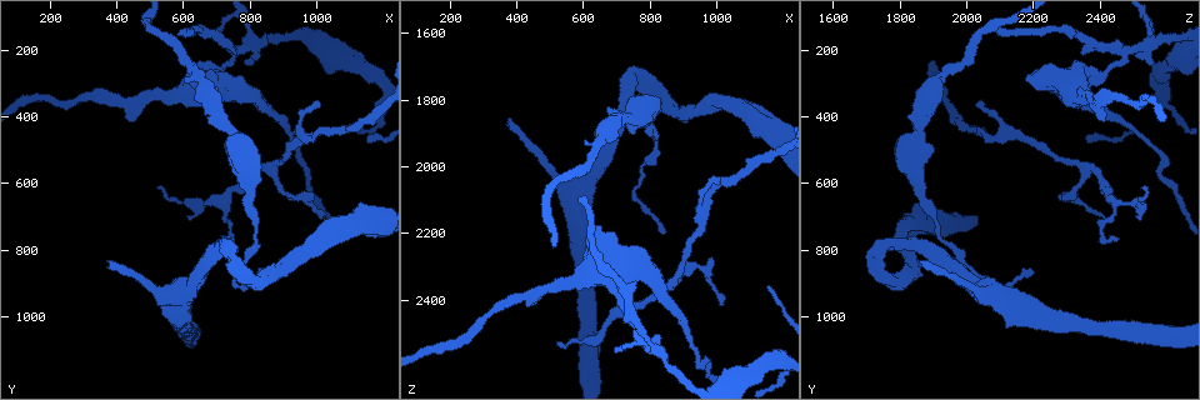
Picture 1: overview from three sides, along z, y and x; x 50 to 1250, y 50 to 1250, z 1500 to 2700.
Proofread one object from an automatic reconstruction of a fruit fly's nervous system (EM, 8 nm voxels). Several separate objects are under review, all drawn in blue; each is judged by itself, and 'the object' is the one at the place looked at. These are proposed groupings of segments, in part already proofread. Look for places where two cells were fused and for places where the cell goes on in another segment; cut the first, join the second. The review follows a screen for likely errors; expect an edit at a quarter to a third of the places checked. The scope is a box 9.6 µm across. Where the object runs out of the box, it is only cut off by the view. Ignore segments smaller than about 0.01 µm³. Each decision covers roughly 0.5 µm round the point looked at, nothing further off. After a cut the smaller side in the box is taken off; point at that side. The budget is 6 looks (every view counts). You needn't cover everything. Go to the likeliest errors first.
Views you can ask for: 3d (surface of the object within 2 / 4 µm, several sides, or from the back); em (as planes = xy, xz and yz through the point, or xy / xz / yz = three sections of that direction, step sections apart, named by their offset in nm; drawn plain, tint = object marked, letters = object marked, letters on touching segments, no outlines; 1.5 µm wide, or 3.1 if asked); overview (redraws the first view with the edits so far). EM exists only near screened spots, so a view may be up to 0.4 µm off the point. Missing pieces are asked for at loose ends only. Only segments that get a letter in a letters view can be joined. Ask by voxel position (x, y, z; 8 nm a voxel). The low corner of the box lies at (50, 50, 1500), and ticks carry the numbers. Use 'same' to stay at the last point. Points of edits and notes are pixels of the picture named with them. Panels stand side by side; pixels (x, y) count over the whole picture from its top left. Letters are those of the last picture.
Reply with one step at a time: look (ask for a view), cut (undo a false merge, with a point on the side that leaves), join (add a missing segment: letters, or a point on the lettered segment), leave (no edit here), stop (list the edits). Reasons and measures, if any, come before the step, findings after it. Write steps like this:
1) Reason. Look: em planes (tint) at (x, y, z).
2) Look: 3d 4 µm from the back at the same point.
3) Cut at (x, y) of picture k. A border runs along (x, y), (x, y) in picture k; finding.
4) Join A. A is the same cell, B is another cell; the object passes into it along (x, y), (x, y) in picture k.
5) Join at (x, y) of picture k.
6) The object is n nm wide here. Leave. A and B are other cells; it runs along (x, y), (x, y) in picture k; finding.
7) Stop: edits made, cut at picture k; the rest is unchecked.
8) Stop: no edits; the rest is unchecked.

Look: em planes (tint) at (750, 200, 2480).

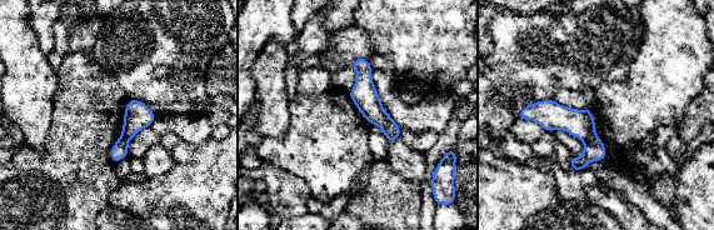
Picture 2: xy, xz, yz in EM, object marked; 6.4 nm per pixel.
Look: em planes (letters) at the same point.

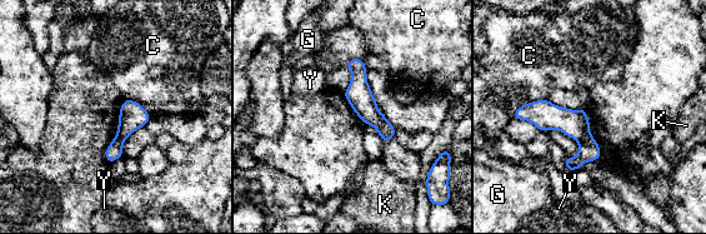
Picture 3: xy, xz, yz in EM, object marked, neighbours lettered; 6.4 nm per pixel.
The longest contact is with C, 260 nm. Cut at (575, 124) of picture 3. C, G, K and Y are other cells; two cells meet here.

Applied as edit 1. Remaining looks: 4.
See it whole again. Look: overview.

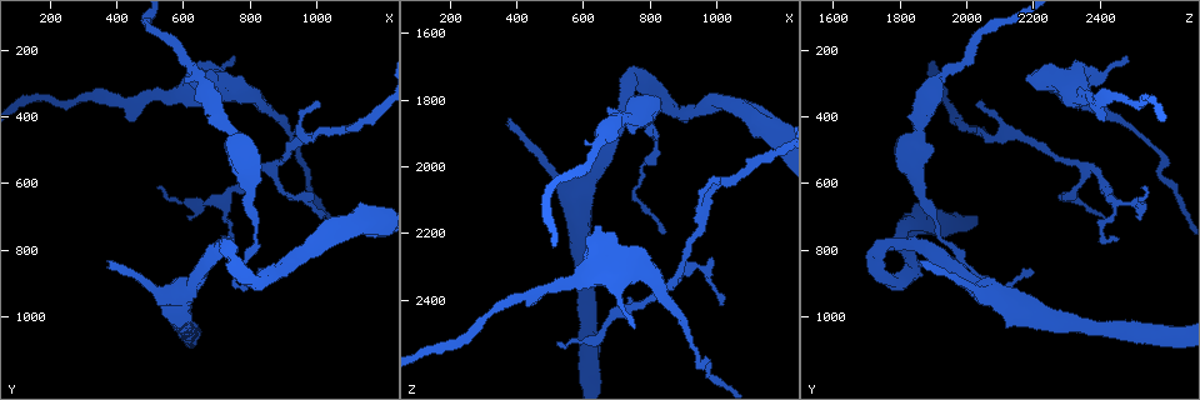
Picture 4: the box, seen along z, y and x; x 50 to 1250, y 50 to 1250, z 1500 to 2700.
Look: 3d 4 µm at (370, 850, 1850).

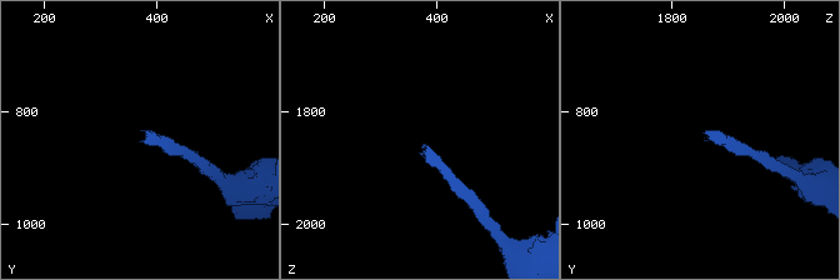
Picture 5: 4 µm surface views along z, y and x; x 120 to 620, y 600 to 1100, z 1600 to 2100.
Look: em yz step 8 (letters) at (380, 850, 1855).

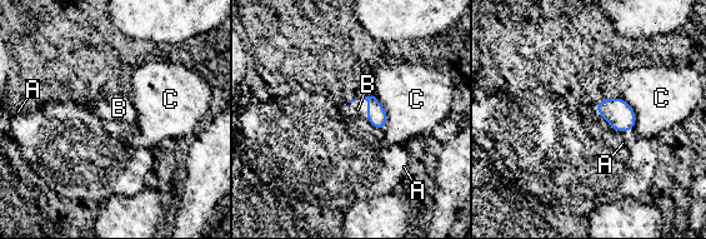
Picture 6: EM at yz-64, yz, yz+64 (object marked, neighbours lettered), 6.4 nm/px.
Look: em planes (letters) at the same point.

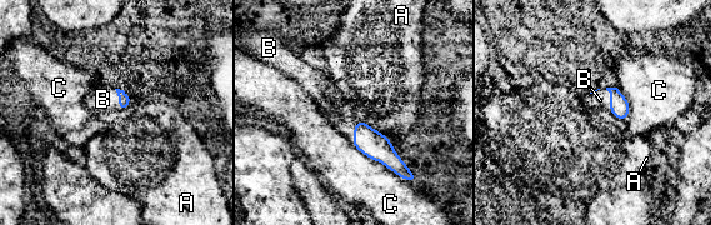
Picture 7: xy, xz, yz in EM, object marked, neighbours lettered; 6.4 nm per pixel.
The longest contact is with C, 400 nm. Join B. B is the same cell, A and C are other cells; it goes on there.

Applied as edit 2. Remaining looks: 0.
Stop: edits made, cut at picture 3, join at picture 7; the rest is unchecked.

